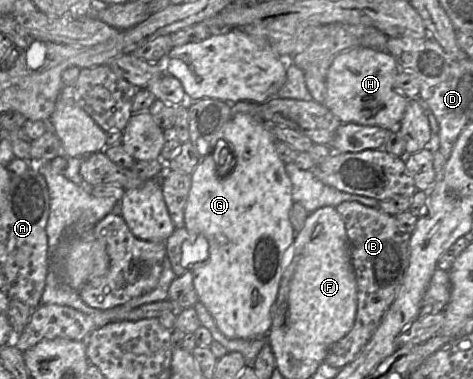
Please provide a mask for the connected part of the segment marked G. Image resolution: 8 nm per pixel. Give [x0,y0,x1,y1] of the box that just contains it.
[184,113,296,339]

